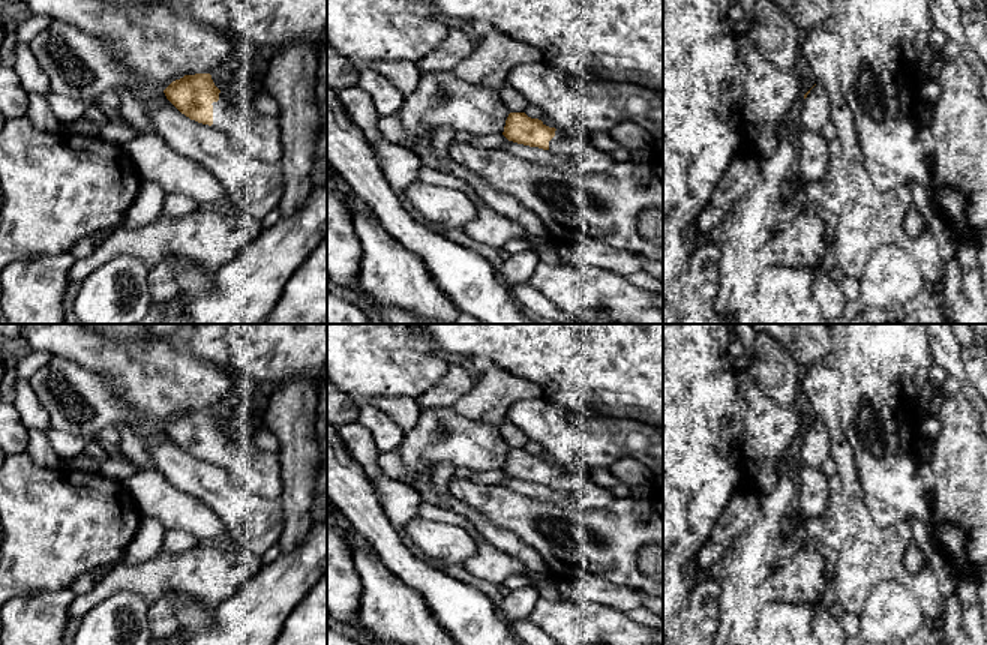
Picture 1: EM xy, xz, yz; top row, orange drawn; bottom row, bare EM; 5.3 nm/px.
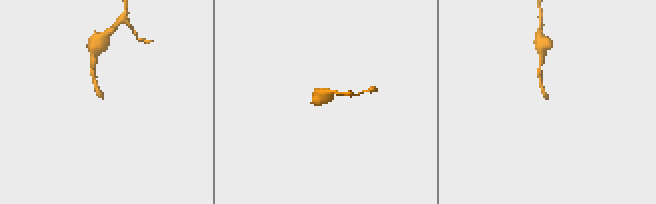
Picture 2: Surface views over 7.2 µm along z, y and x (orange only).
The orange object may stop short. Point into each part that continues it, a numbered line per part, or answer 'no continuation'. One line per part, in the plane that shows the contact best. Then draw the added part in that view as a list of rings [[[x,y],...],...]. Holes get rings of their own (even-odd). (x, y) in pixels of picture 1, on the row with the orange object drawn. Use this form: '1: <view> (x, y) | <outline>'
1: xy (260, 137) | [[[220,90],[219,100],[213,102],[213,124],[225,132],[236,147],[262,162],[280,162],[280,123],[278,117],[260,116],[252,102],[240,104]]]

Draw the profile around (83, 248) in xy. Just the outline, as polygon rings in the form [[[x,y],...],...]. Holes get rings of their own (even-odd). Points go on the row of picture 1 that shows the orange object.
[[[100,230],[86,236],[72,246],[70,254],[75,256],[75,260],[88,256],[110,234],[111,230]]]

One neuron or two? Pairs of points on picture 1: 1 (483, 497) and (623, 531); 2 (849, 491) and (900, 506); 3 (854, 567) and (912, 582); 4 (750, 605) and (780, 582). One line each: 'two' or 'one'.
1: one
2: two
3: one
4: two

